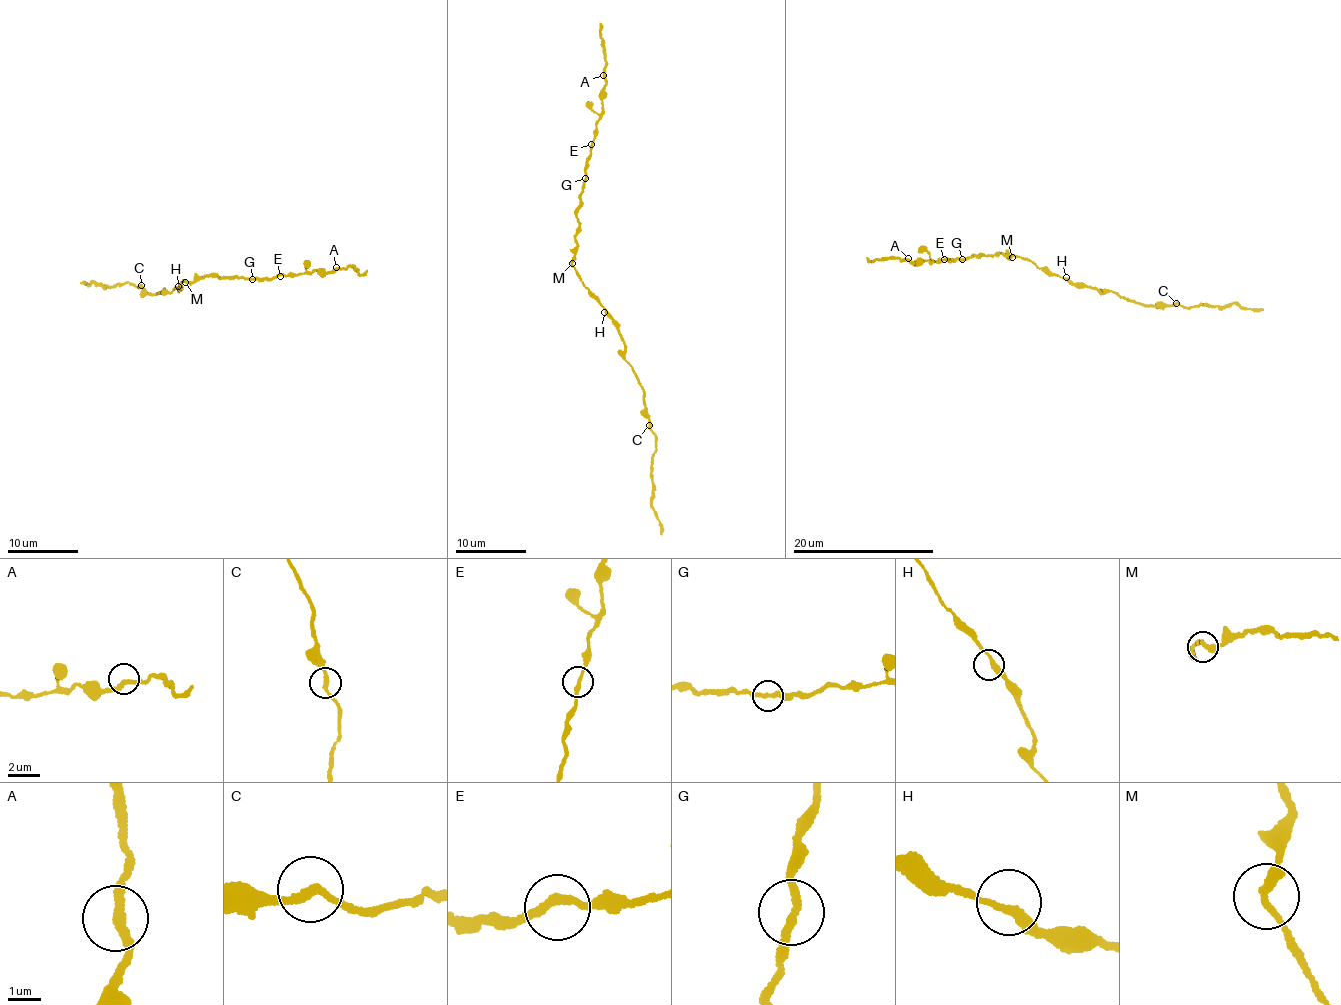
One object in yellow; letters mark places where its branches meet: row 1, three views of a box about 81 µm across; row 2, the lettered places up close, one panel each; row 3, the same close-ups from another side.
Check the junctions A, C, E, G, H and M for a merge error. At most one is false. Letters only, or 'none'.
C

